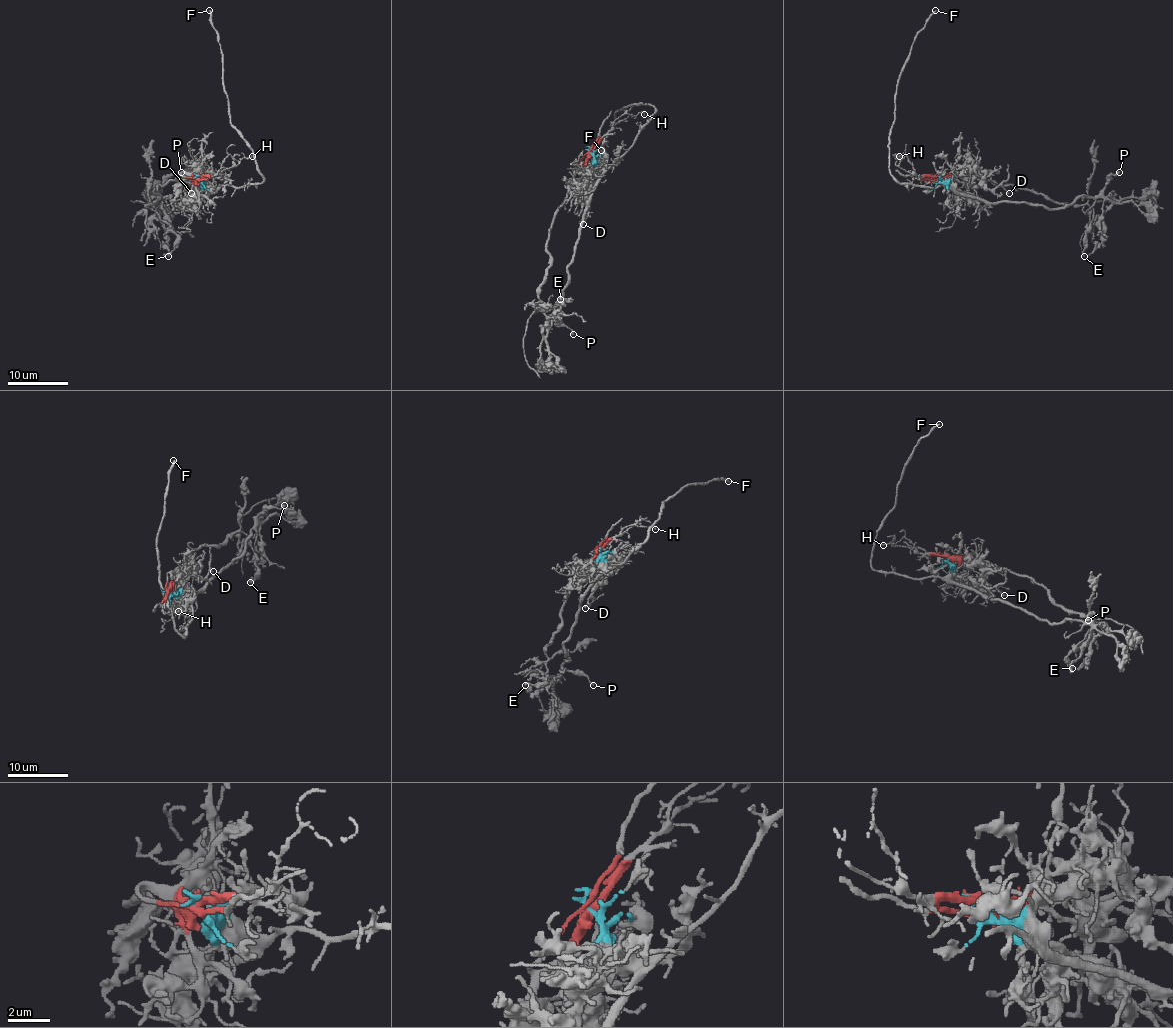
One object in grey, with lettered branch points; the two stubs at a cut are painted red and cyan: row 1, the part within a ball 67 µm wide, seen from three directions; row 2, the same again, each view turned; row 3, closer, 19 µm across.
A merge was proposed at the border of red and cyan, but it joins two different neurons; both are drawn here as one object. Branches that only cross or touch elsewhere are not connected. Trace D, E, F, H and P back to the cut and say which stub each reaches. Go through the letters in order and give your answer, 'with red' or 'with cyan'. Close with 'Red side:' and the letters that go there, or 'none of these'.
D: with cyan
E: with red
F: with cyan
H: with red
P: with cyan
Red side: E, H

